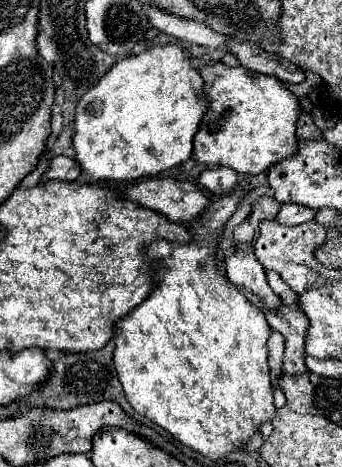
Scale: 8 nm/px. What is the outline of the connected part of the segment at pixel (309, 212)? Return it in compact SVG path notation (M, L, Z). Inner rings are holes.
M282 204L280 212L276 214L276 220L280 224L286 224L286 226L298 226L298 224L312 220L314 214L316 212L312 208L306 208L306 206L300 206L300 204Z

